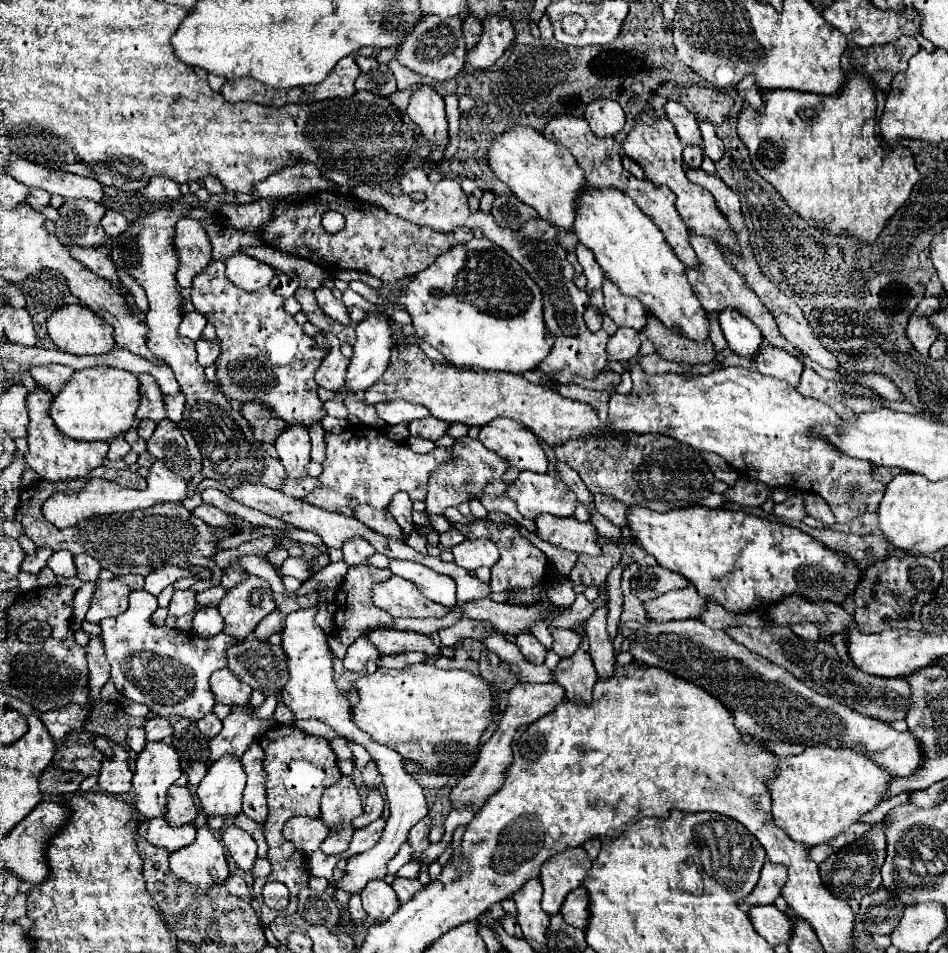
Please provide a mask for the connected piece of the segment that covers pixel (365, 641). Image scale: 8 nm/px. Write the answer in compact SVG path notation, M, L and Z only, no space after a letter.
M360 636L350 648L348 648L348 654L346 658L342 660L344 668L348 670L366 670L366 662L370 660L376 660L380 656L378 648L370 642L368 636Z

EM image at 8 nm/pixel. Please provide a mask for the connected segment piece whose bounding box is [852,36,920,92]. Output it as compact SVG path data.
M902 36L890 44L852 50L854 62L866 72L882 92L890 92L890 82L898 72L908 68L908 60L920 50L916 38Z

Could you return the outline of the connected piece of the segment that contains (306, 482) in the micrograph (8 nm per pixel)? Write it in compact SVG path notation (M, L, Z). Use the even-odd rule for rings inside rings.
M302 478L302 480L286 480L282 492L286 492L288 496L298 496L300 500L304 500L310 492L314 492L316 488L320 488L320 480L318 478Z

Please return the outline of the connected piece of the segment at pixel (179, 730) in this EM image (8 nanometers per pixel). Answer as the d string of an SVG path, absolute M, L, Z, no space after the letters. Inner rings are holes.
M170 716L174 734L172 734L172 744L178 748L182 756L182 770L188 776L188 786L198 786L200 780L208 772L206 756L208 756L208 740L198 734L198 728L194 720L186 720L182 716Z

